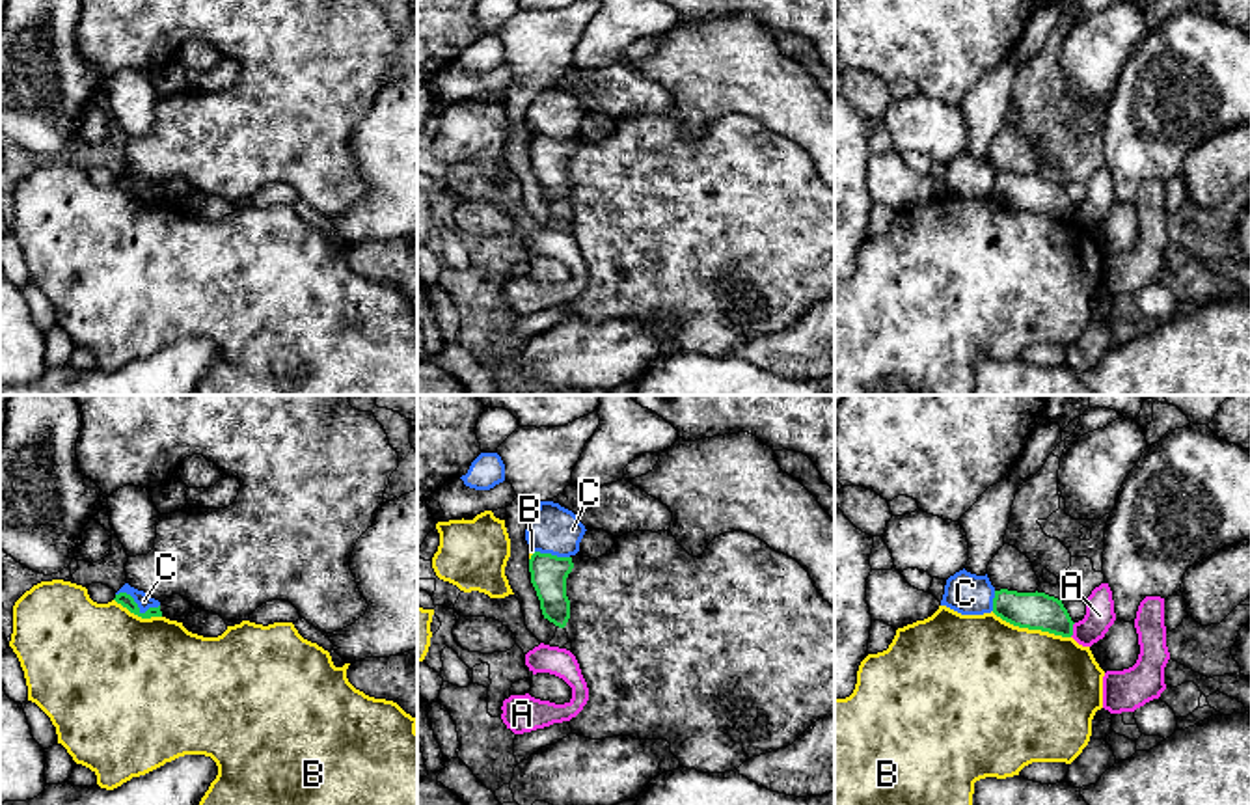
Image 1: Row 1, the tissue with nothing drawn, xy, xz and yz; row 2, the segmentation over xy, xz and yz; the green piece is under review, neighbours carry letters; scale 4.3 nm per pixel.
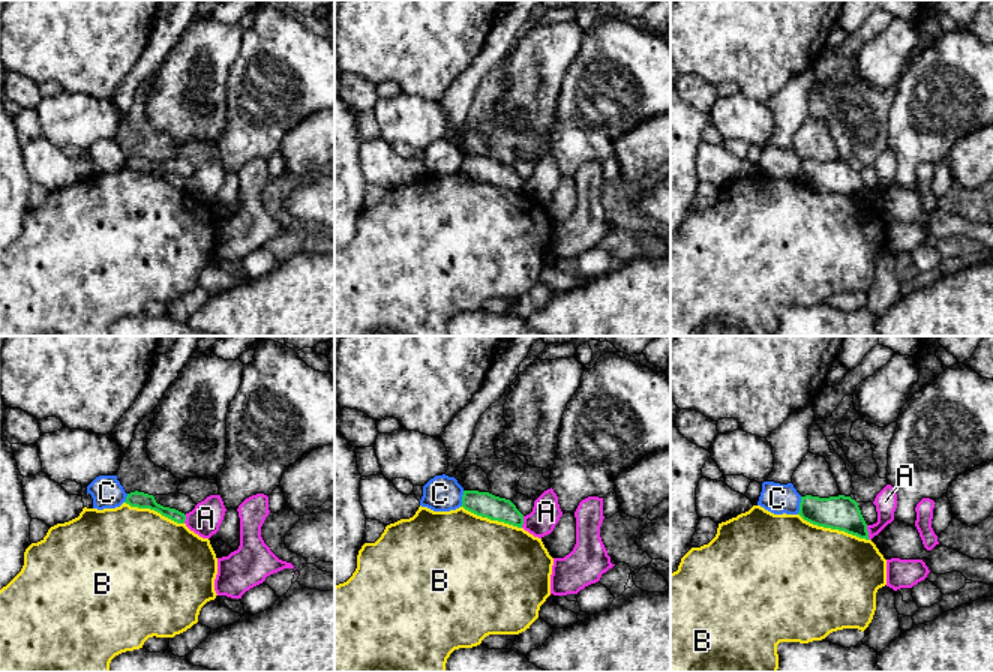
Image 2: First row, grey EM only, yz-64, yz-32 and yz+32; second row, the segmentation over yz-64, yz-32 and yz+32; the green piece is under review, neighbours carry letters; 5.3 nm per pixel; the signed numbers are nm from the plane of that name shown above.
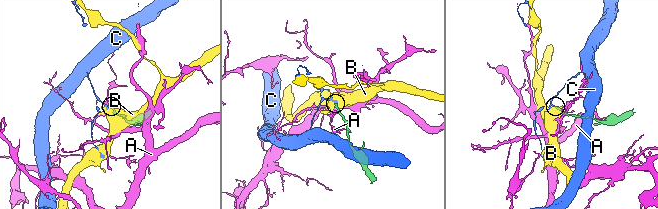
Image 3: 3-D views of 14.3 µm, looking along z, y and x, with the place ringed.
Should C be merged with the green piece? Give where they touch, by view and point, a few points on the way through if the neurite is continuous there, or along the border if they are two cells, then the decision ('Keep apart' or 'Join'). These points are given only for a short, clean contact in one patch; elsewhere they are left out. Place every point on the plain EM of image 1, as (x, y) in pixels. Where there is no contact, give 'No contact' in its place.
Touches green at xy (136, 189). Boundary: xy (116, 176), (127, 176), (142, 194), (159, 189). Keep apart

